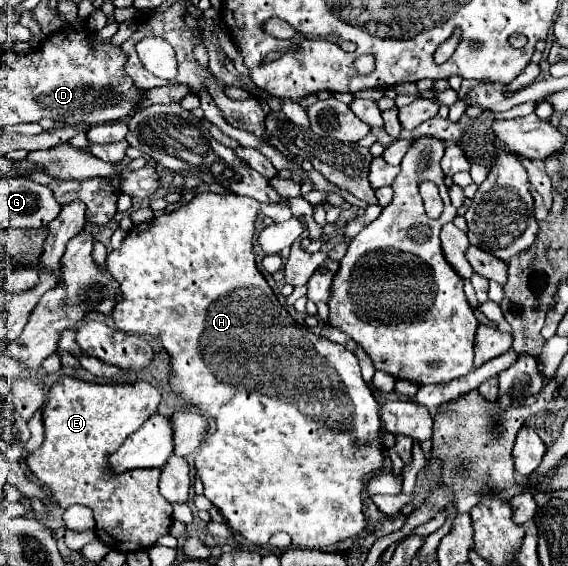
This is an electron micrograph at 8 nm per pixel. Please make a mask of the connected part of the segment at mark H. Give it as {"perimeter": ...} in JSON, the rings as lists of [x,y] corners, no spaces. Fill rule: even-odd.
{"perimeter":[[[201,193],[195,195],[185,207],[173,213],[165,213],[153,221],[135,225],[127,237],[123,239],[123,245],[107,255],[107,269],[119,283],[123,291],[123,301],[115,305],[113,319],[117,329],[125,333],[135,335],[155,335],[161,339],[165,351],[169,353],[169,385],[171,391],[181,397],[185,403],[199,407],[201,411],[215,417],[217,431],[205,439],[201,445],[201,451],[195,457],[195,469],[197,477],[203,481],[205,497],[219,509],[223,519],[241,533],[247,541],[255,545],[265,545],[273,533],[285,531],[293,537],[293,547],[303,549],[323,549],[337,541],[355,539],[365,531],[365,517],[361,511],[363,491],[365,483],[371,475],[381,471],[383,467],[383,453],[381,445],[377,441],[379,437],[379,417],[377,417],[377,401],[373,399],[371,389],[361,377],[359,361],[357,357],[347,351],[343,345],[337,345],[325,337],[317,337],[307,327],[299,325],[289,311],[277,301],[275,293],[259,273],[255,265],[253,255],[253,233],[255,233],[255,221],[257,213],[253,211],[251,197],[239,197],[239,195],[215,195],[215,193]],[[353,439],[367,441],[367,445],[353,445]]]}

